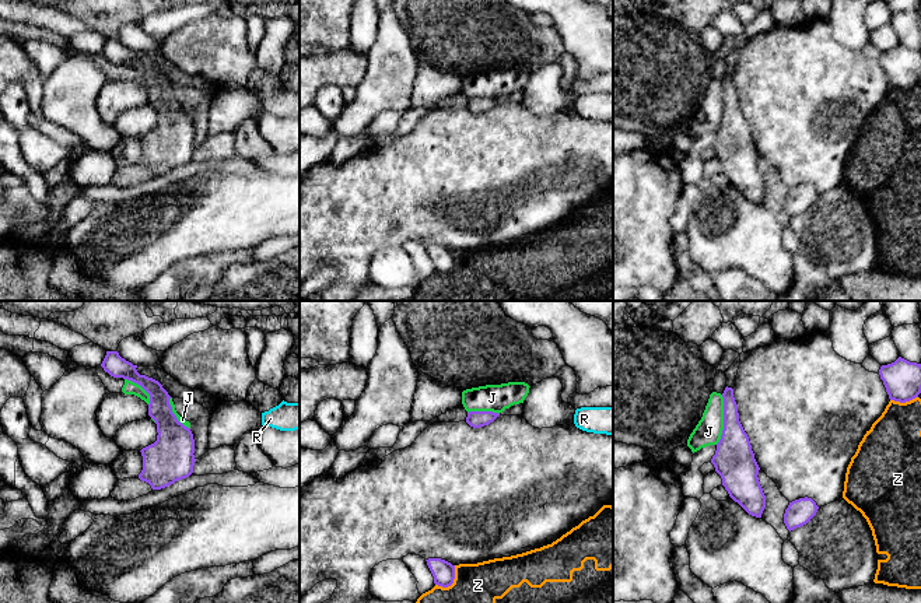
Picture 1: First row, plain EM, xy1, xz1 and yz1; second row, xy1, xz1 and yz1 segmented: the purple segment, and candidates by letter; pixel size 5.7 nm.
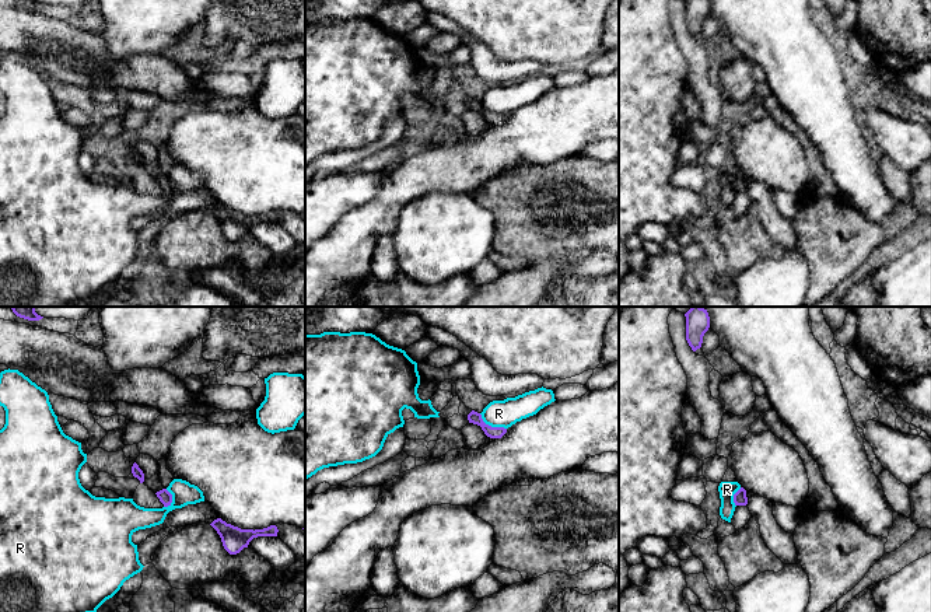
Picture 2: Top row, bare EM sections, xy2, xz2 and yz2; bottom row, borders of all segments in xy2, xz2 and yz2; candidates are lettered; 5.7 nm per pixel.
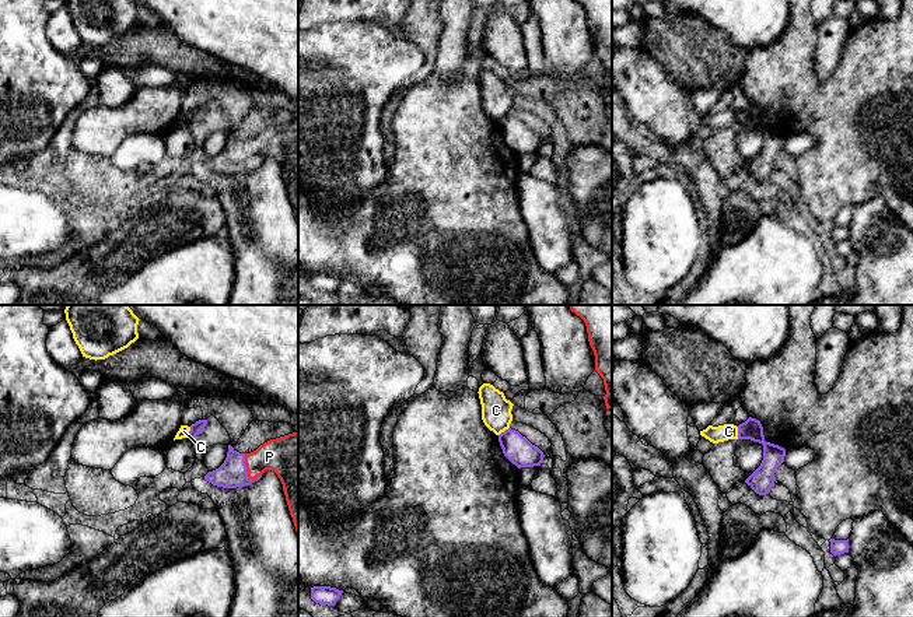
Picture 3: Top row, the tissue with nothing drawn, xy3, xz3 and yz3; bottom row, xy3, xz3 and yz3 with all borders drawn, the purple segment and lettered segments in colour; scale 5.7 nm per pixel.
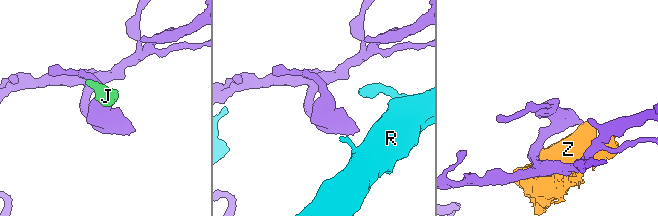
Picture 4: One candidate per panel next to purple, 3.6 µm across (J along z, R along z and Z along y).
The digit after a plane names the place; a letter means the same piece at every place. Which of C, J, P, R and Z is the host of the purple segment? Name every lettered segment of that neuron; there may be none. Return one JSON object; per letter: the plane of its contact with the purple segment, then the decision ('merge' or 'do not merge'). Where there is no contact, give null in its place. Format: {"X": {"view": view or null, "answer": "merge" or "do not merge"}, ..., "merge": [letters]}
{"C": {"view": "yz3", "answer": "do not merge"}, "J": {"view": "yz1", "answer": "do not merge"}, "P": {"view": "xy3", "answer": "merge"}, "R": {"view": "xz2", "answer": "do not merge"}, "Z": {"view": "xz1", "answer": "do not merge"}, "merge": ["P"]}

